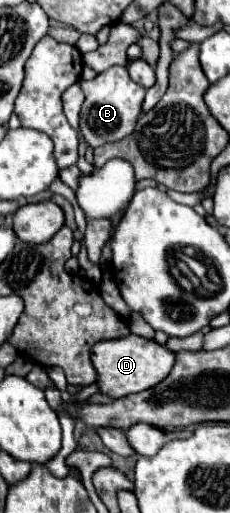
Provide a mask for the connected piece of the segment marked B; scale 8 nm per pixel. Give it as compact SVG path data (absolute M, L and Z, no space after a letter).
M114 65L106 71L98 73L90 81L80 81L80 85L86 95L82 111L80 111L80 129L82 129L82 135L88 145L100 147L108 141L120 141L134 131L136 119L142 113L146 87L132 81L126 67Z

